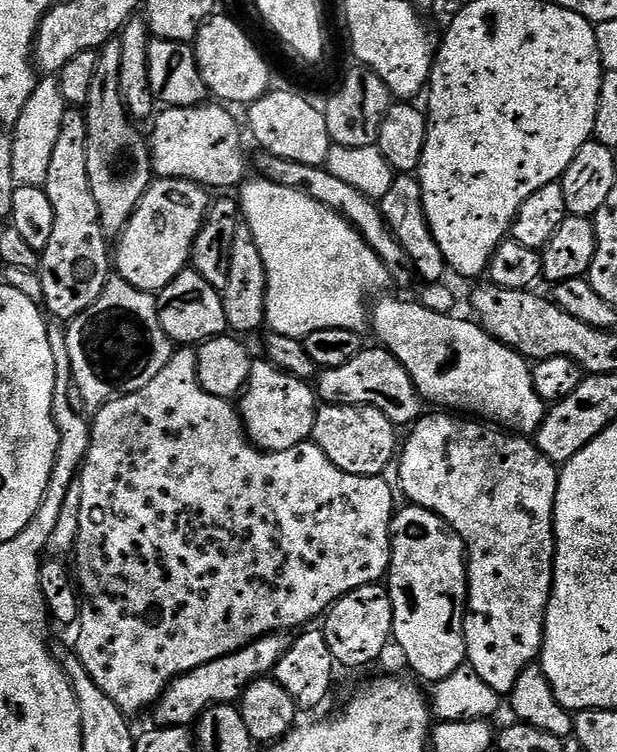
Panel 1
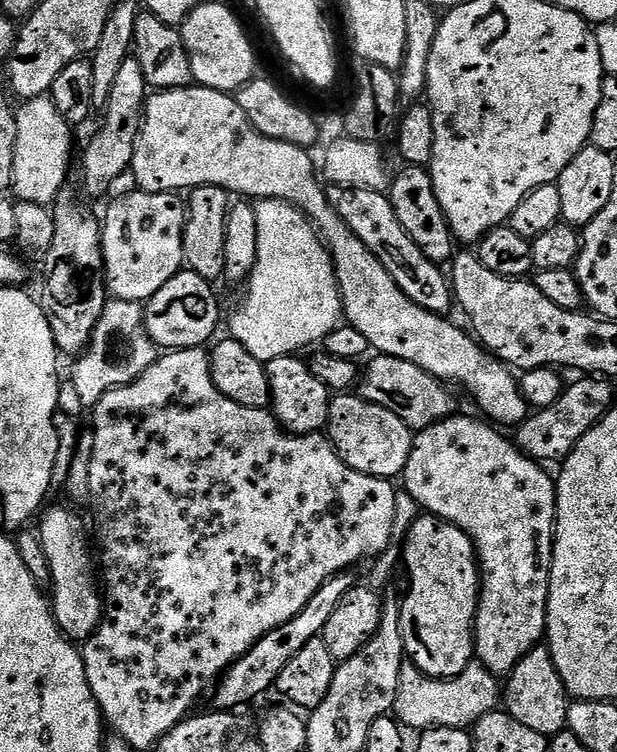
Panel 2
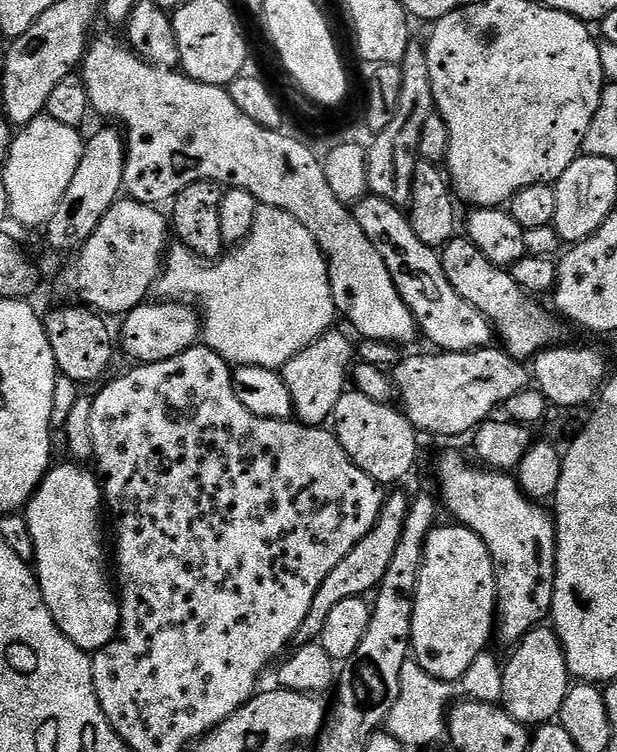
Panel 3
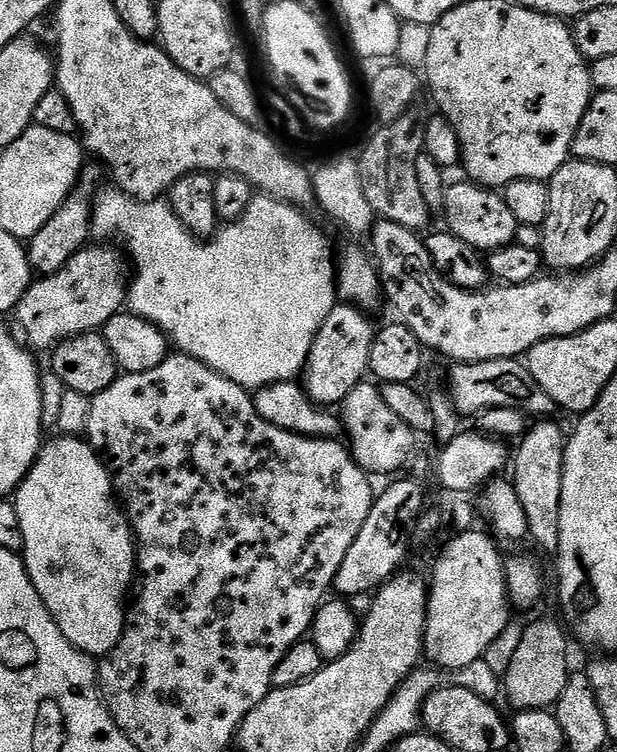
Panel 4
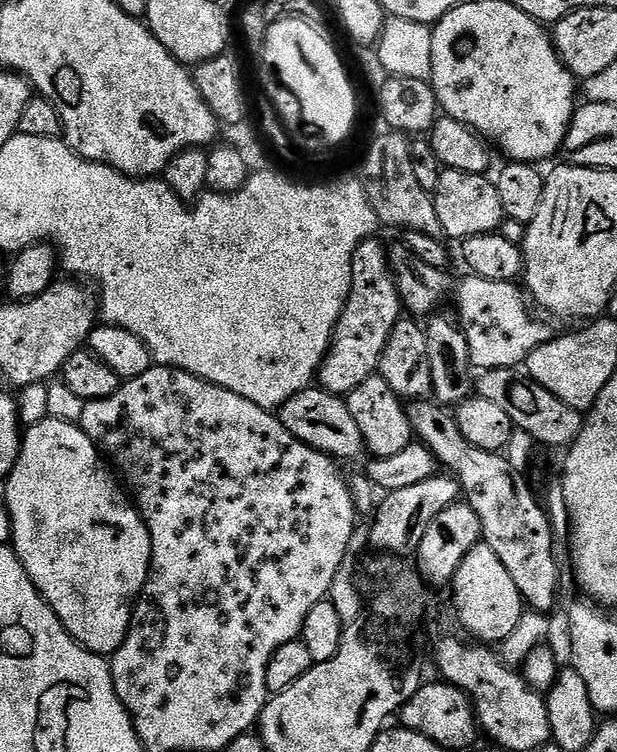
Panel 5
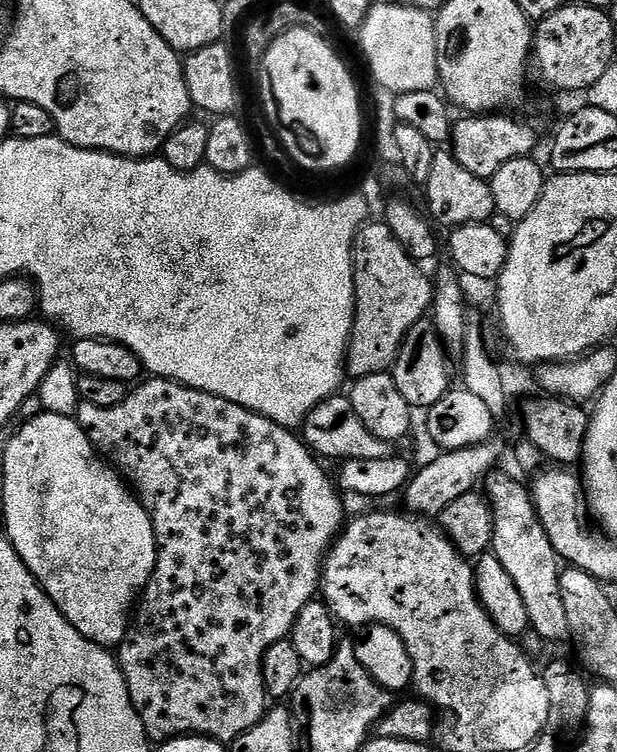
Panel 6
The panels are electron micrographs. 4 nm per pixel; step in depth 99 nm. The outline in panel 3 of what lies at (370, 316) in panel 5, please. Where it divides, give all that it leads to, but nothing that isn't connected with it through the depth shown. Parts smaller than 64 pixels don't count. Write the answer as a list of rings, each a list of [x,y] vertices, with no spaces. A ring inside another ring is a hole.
[[[336,331],[325,332],[310,346],[306,346],[306,350],[294,354],[294,358],[290,358],[290,362],[283,366],[286,390],[290,390],[292,411],[299,423],[309,426],[327,425],[338,406],[338,398],[342,398],[349,387],[350,371],[354,363],[354,344]]]

